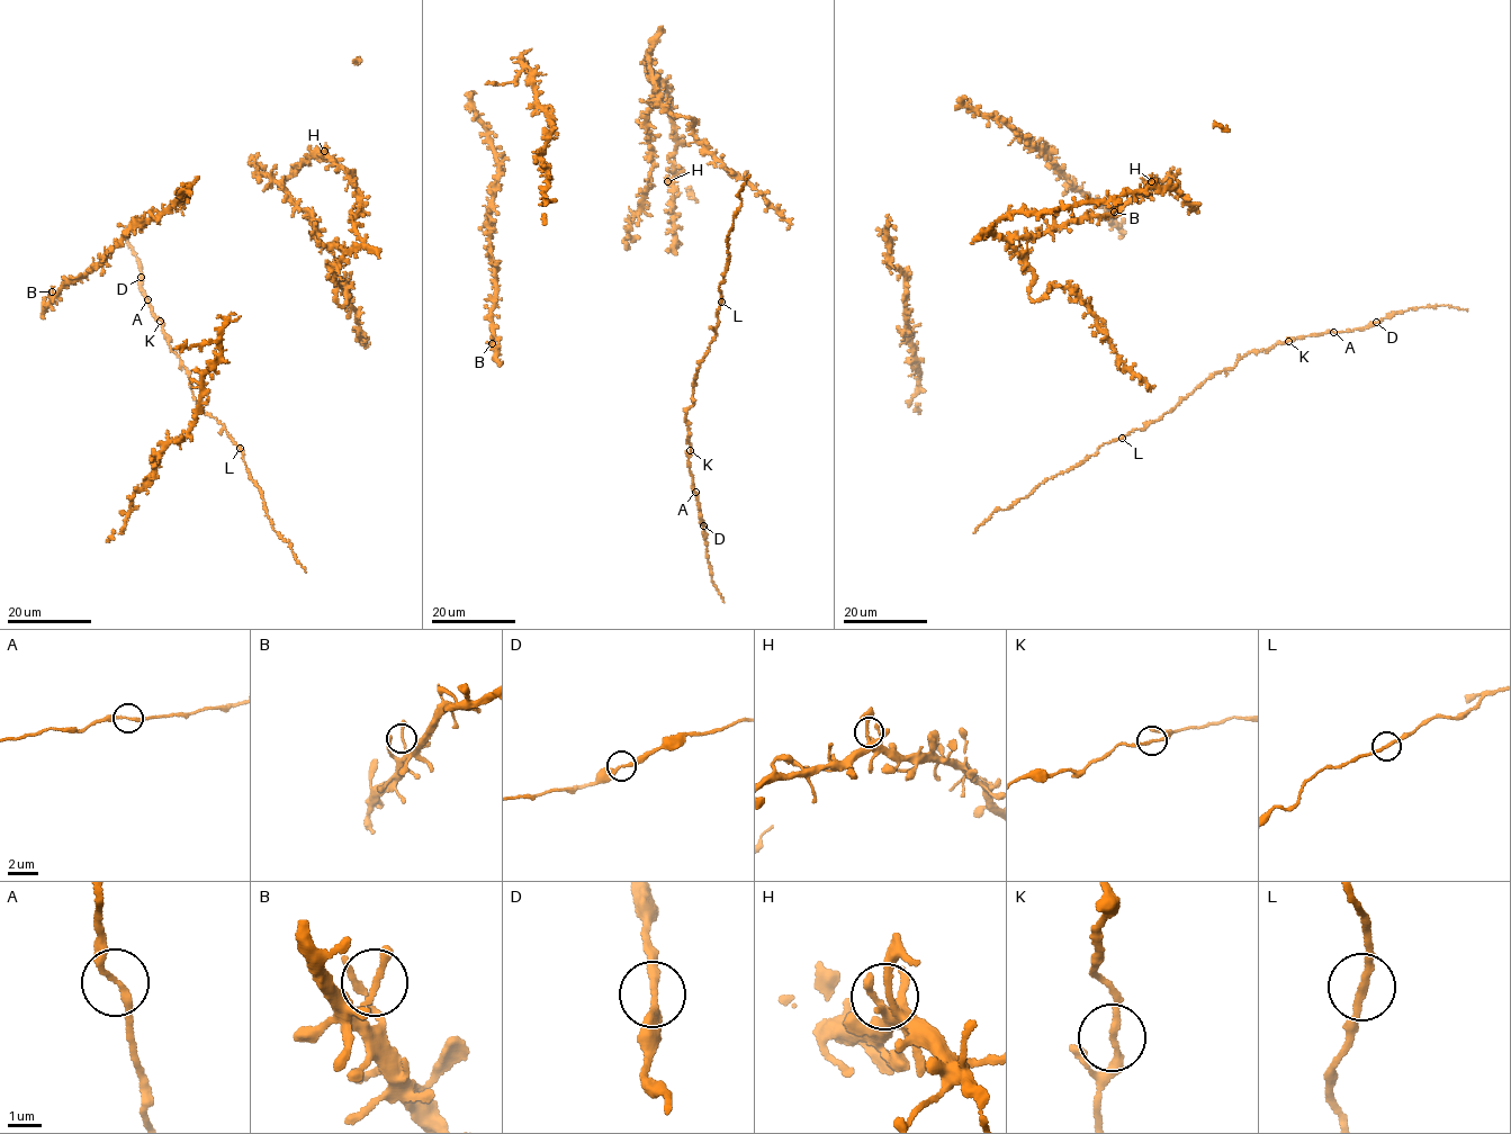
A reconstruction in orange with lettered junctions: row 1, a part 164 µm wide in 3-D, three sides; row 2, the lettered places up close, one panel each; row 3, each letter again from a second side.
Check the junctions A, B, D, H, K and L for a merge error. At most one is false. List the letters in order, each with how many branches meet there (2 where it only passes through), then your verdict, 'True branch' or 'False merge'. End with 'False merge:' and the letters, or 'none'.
A: Branches: 2. True branch
B: Branches: 1. True branch
D: Branches: 2. False merge
H: Branches: 2. True branch
K: Branches: 2. True branch
L: Branches: 2. True branch
False merge: D

